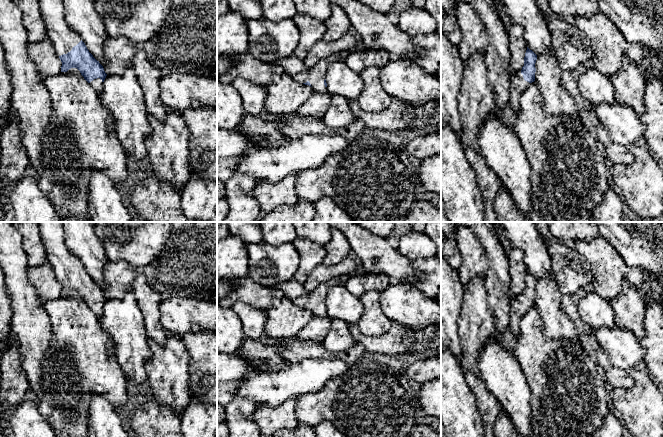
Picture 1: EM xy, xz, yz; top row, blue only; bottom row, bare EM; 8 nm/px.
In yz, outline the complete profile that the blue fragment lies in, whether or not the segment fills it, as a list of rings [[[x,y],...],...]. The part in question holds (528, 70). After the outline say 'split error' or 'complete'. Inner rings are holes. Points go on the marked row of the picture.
[[[527,47],[524,66],[520,72],[511,73],[509,79],[509,105],[518,114],[521,110],[520,98],[527,87],[535,81],[537,55]]] | split error

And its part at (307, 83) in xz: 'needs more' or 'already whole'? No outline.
needs more

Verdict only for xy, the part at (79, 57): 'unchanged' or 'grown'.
grown

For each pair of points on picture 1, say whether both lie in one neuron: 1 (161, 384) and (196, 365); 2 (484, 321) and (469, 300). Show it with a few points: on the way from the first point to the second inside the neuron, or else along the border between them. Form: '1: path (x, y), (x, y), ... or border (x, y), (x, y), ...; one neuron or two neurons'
1: border (184, 346), (188, 353), (188, 389), (190, 392); two neurons
2: path (479, 316), (474, 311), (474, 305); one neuron

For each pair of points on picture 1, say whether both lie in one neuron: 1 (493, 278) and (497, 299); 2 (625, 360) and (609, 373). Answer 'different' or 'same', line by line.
1: same
2: different

